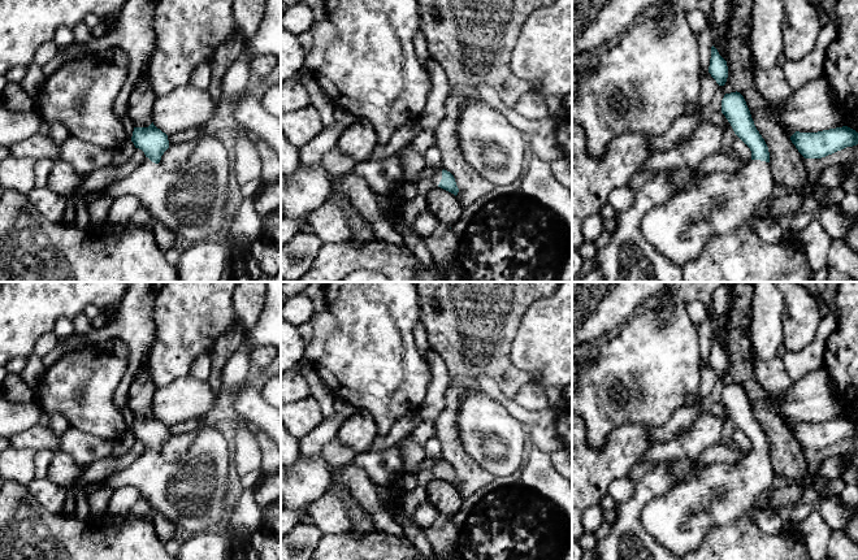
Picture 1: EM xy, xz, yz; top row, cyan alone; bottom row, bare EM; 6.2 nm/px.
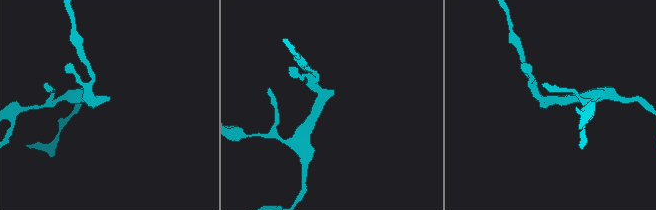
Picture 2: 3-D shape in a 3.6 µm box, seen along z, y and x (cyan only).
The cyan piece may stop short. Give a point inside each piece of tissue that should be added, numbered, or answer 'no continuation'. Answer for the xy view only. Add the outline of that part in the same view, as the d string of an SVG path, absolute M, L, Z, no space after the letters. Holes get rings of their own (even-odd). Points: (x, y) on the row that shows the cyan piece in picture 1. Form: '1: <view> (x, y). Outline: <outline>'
1: xy (191, 202). Outline: M204 131L195 140L196 146L188 160L176 172L166 172L148 157L126 178L105 187L101 194L109 197L133 195L150 213L151 222L159 221L188 244L209 240L226 222L229 177L233 160L225 146Z

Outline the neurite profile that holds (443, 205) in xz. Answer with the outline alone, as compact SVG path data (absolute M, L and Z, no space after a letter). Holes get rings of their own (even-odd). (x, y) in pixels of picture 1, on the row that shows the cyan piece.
M434 186L428 192L426 204L428 209L438 220L438 222L448 227L454 226L463 212L459 199L454 194L438 186Z

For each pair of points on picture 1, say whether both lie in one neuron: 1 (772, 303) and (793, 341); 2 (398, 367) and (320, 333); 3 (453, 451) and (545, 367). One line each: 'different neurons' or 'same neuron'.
1: different neurons
2: different neurons
3: different neurons

